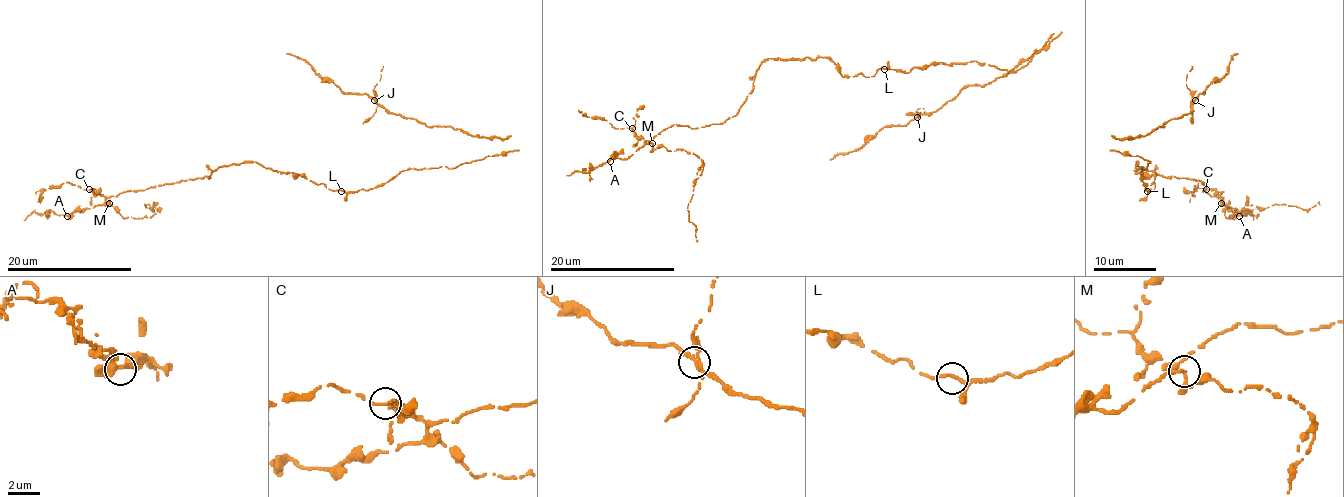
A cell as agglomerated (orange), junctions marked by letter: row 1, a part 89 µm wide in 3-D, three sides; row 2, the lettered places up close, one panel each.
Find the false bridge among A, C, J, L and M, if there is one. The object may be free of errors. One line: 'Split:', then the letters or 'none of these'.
Split: M

